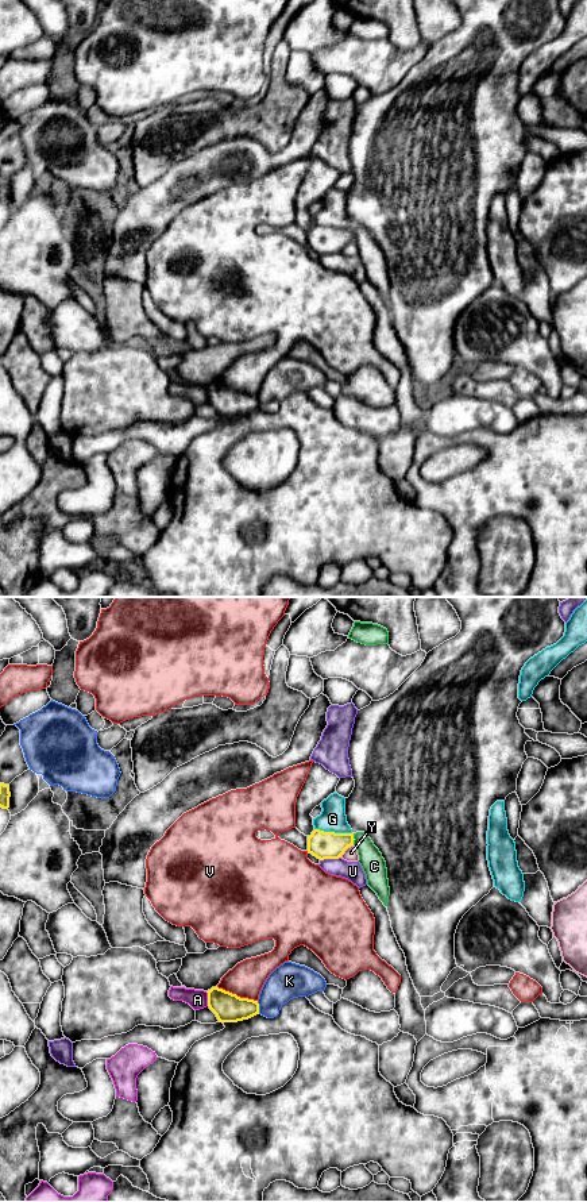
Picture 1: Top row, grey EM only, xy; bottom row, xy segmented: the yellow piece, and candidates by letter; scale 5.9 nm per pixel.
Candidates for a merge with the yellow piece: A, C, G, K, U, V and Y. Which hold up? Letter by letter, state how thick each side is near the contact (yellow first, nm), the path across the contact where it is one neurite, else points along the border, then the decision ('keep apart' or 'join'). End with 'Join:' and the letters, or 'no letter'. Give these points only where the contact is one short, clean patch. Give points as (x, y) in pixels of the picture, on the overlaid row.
A: 180/110 nm | along xy (205, 991), (208, 1005) | keep apart
C: 160/140 nm | along xy (352, 833), (354, 844) | keep apart
G: 160/160 nm | keep apart
K: 180/220 nm | keep apart
U: 160/120 nm | keep apart
V: 180/220 nm | keep apart
Y: 160/80 nm | keep apart
Join: no letter

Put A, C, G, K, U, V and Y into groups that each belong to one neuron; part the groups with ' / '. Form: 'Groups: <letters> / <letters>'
Groups: A / C K / G / U / V / Y

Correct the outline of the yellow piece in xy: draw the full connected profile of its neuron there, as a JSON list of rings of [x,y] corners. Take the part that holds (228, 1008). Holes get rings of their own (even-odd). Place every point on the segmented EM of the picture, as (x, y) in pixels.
[[[212,987],[208,993],[208,1006],[219,1022],[237,1022],[259,1014],[258,1001],[240,998],[223,989]]]

